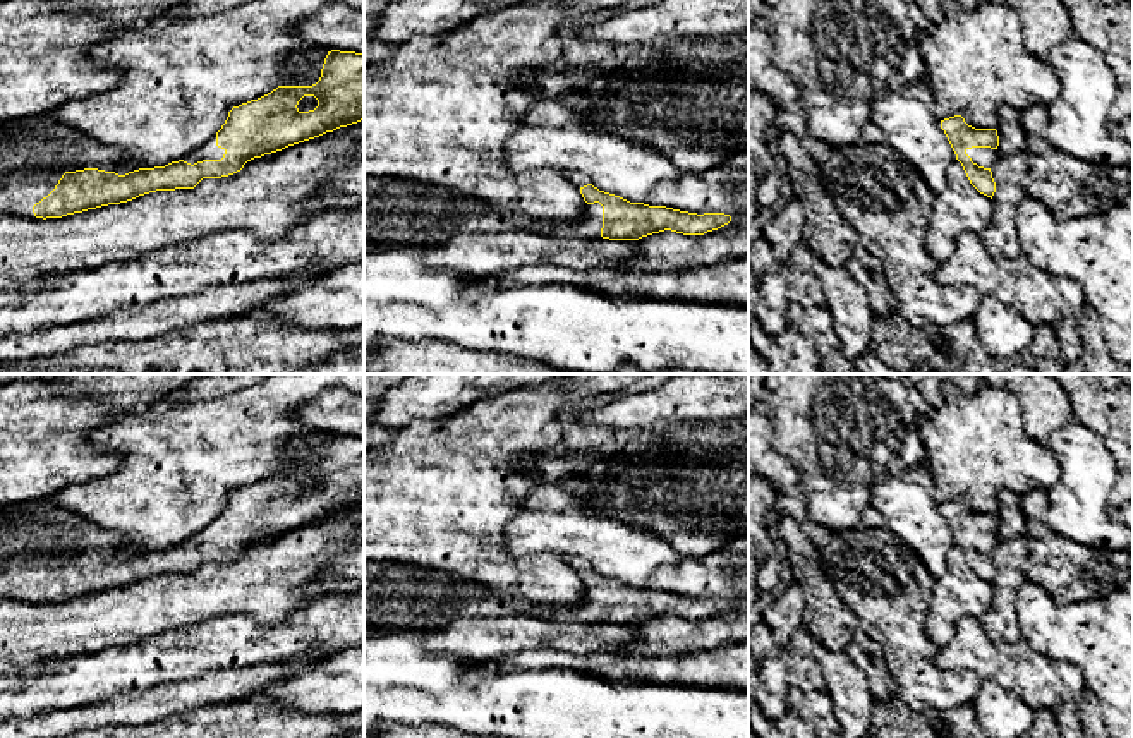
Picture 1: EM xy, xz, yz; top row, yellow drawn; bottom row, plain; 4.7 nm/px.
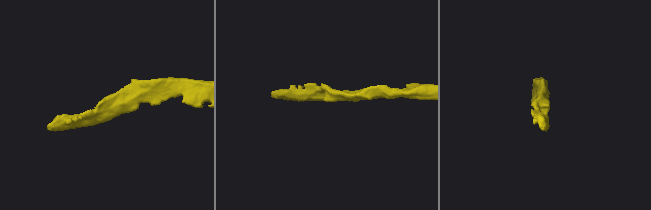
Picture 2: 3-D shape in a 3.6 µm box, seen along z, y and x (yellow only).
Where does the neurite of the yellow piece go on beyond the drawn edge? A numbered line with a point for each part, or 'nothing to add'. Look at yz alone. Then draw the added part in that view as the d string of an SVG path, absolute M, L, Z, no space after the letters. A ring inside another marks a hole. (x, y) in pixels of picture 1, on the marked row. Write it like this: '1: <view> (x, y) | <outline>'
1: yz (984, 157) | M972 148L966 149L966 154L972 158L973 163L984 168L992 168L992 165L999 156L997 149L991 149L991 148Z

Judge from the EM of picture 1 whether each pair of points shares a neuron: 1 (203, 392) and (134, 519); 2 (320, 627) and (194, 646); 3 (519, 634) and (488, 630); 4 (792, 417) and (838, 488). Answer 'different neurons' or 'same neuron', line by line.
1: different neurons
2: same neuron
3: same neuron
4: same neuron

